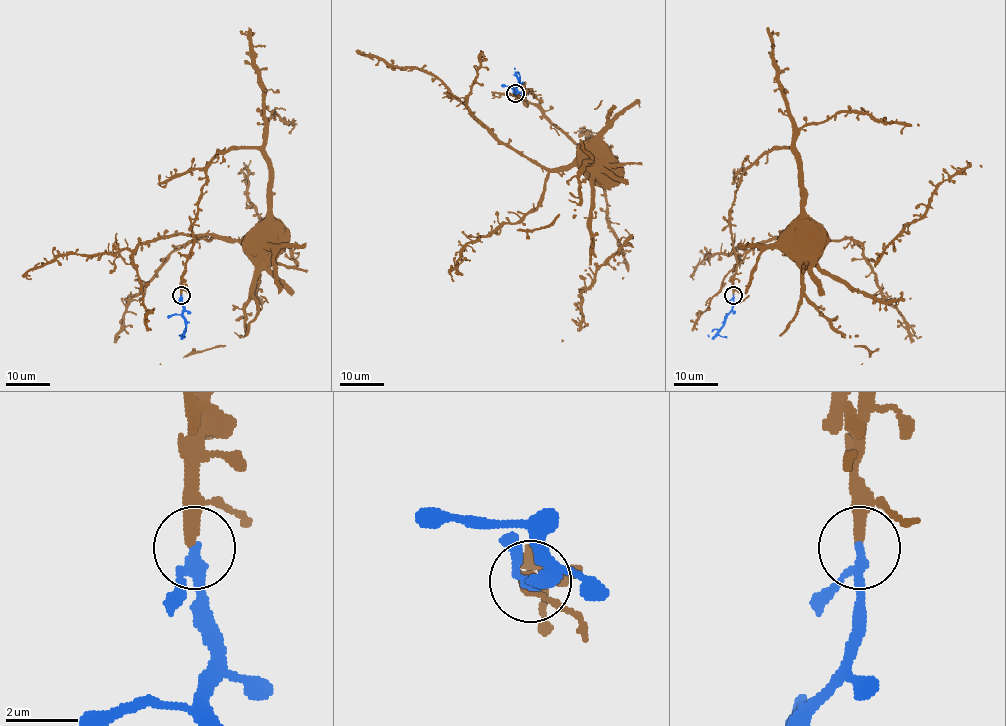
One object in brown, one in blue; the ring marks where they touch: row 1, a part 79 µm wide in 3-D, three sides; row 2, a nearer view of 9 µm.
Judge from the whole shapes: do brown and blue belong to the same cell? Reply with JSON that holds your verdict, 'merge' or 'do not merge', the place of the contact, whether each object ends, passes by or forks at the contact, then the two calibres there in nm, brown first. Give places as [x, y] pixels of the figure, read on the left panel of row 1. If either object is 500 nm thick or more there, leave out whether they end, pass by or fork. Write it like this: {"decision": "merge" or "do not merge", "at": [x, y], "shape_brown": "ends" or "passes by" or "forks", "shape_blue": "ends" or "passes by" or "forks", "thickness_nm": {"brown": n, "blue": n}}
{"decision": "merge", "at": [181, 295], "shape_brown": "ends", "shape_blue": "passes by", "thickness_nm": {"brown": 320, "blue": 240}}

